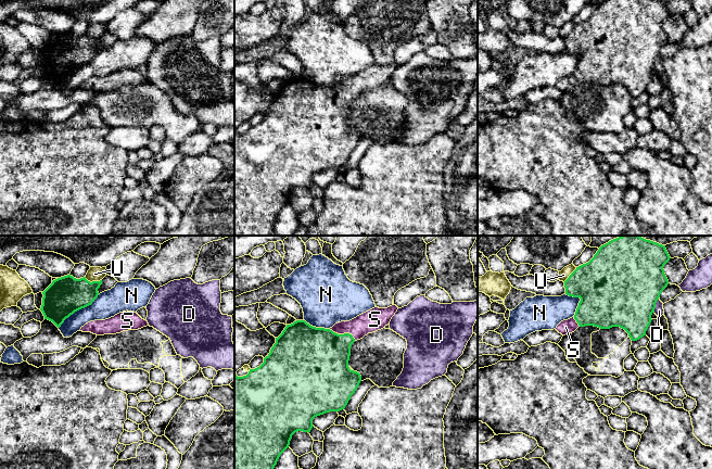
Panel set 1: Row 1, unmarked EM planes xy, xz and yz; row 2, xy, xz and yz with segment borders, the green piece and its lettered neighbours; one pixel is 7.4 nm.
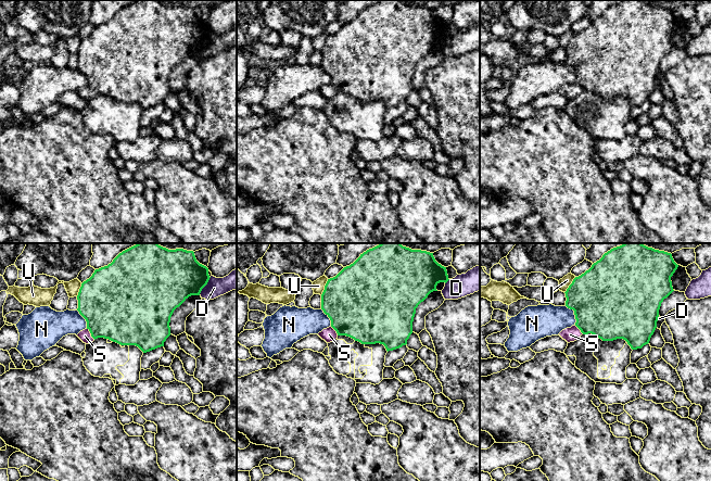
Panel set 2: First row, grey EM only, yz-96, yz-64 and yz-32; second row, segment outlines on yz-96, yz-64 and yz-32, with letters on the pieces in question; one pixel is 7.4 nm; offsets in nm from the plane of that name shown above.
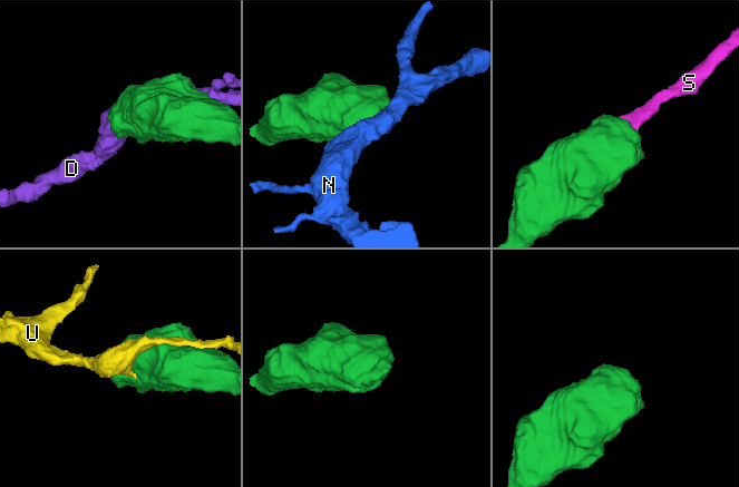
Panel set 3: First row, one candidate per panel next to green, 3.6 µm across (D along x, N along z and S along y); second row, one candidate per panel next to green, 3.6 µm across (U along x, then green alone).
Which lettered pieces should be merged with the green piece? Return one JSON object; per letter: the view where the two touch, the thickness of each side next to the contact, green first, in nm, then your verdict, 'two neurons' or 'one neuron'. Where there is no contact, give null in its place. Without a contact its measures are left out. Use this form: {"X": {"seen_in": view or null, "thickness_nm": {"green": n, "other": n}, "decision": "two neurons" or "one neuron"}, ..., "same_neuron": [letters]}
{"D": {"seen_in": "yz", "thickness_nm": {"green": 500, "other": 70}, "decision": "two neurons"}, "N": {"seen_in": "xy", "thickness_nm": {"green": 280, "other": 200}, "decision": "two neurons"}, "S": {"seen_in": "xz", "thickness_nm": {"green": 420, "other": 160}, "decision": "one neuron"}, "U": {"seen_in": "xy", "thickness_nm": {"green": 280, "other": 110}, "decision": "two neurons"}, "same_neuron": ["S"]}

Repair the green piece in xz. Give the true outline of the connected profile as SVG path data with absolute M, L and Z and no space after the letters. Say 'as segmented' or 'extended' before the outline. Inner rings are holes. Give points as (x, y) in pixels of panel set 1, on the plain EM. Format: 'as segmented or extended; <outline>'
extended; M394 61L387 65L376 63L349 78L338 79L330 86L316 85L305 77L296 77L287 81L276 94L270 110L259 124L250 126L243 134L234 131L234 236L269 236L295 189L309 190L315 174L345 165L361 138L360 130L348 124L352 101L390 81L397 66Z

